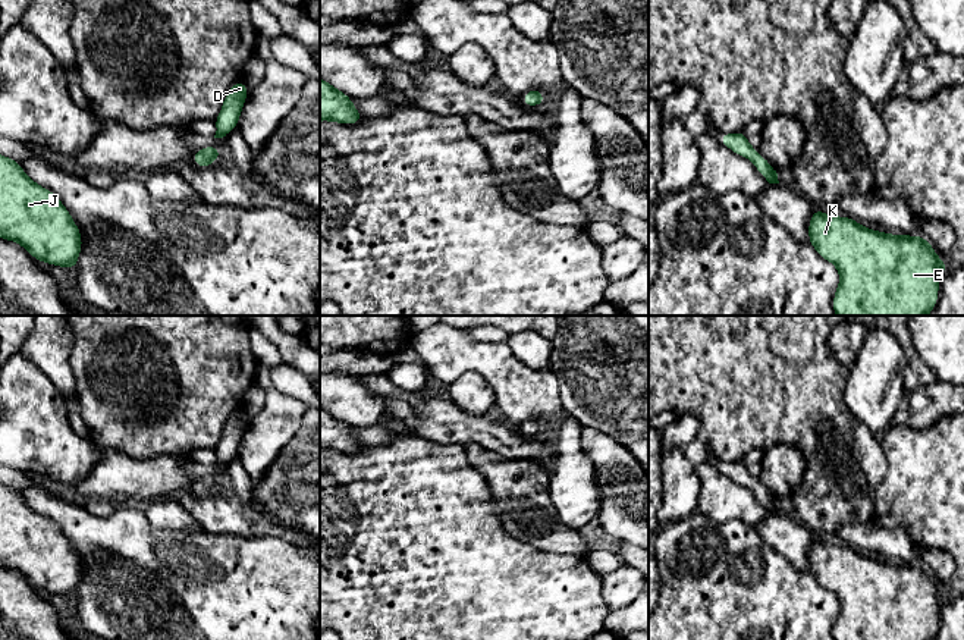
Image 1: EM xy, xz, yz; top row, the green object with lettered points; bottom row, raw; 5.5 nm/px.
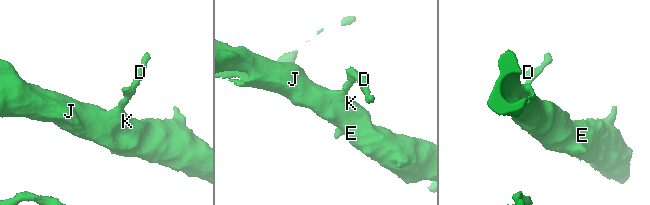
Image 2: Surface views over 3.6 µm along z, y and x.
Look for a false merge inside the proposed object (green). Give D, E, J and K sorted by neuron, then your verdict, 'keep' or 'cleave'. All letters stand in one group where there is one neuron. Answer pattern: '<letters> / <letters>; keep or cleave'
D E J K; keep

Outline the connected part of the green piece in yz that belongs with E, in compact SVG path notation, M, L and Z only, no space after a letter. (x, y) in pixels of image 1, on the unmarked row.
M814 537L808 552L808 571L819 584L836 594L839 614L832 634L835 640L932 640L938 633L939 609L949 596L920 564L889 564L861 555L848 545L838 546Z

